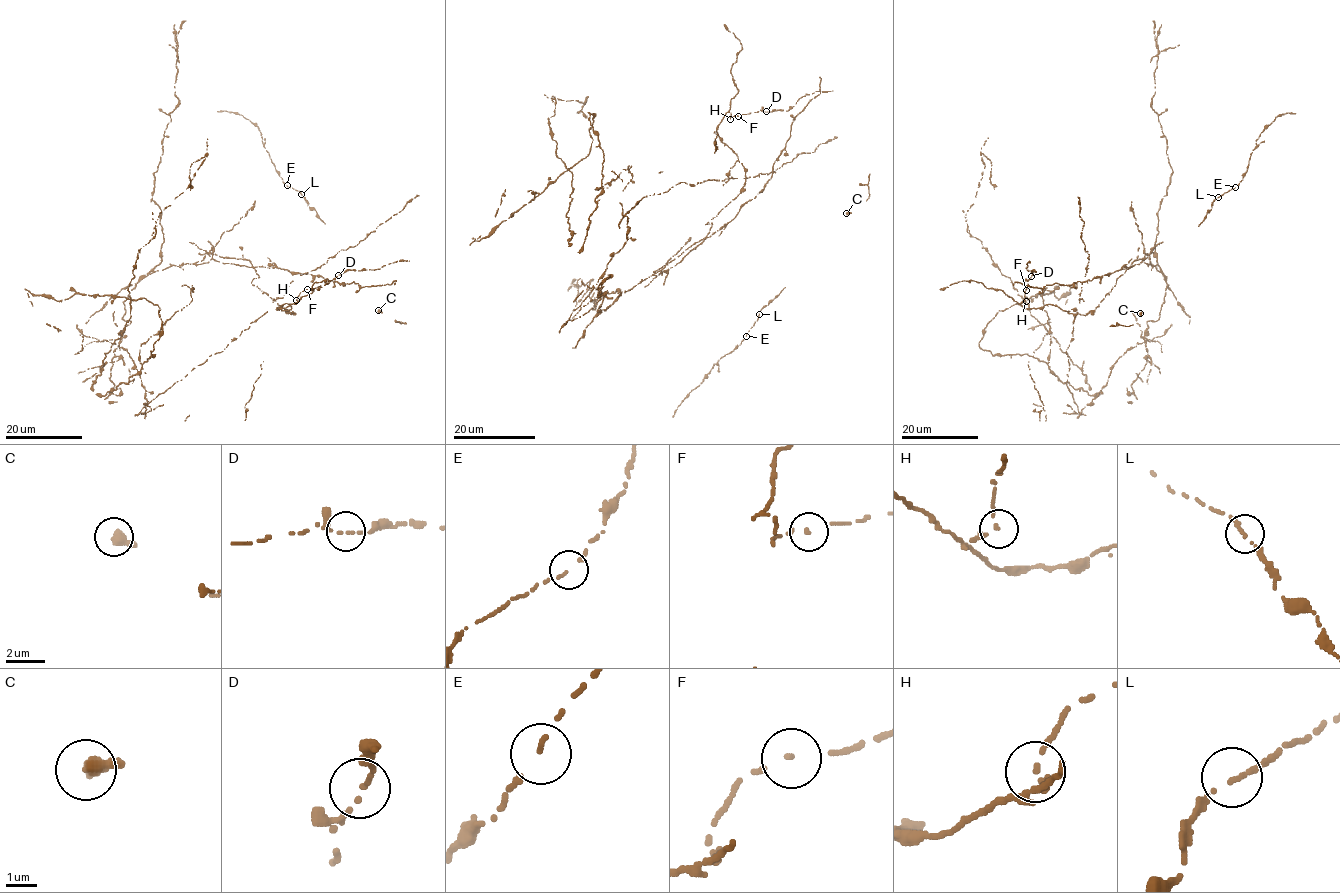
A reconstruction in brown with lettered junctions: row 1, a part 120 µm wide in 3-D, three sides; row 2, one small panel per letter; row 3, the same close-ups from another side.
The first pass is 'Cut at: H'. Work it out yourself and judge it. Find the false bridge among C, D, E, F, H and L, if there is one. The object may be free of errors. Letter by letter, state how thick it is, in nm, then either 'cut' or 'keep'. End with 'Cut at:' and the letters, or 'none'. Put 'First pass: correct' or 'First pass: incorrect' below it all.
C: calibre 460 nm; keep
D: calibre 130 nm; keep
E: calibre 90 nm; keep
F: calibre 100 nm; keep
H: calibre 120 nm; cut
L: calibre 130 nm; keep
Cut at: H
First pass: correct

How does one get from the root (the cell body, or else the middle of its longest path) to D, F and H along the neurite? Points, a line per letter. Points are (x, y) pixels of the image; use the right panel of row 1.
D: (1126, 351), (1153, 341), (1146, 322), (1164, 301), (1151, 253), (1084, 315), (1025, 309), (1031, 276)
F: (1126, 351), (1153, 341), (1146, 322), (1164, 301), (1151, 253), (1084, 315), (1025, 309), (1026, 290)
H: (1126, 351), (1153, 341), (1146, 322), (1164, 301), (1151, 253), (1084, 315), (1026, 300)

